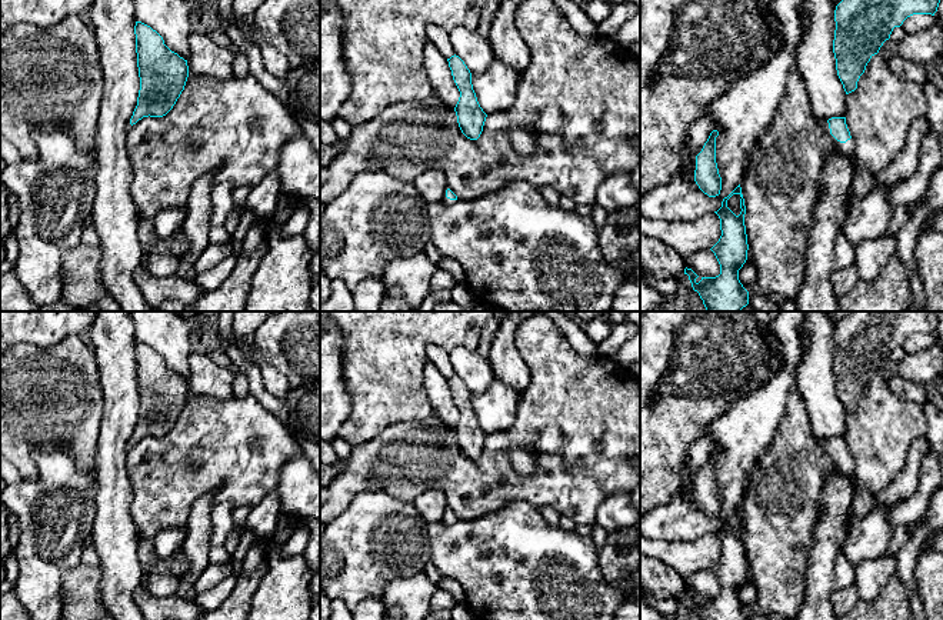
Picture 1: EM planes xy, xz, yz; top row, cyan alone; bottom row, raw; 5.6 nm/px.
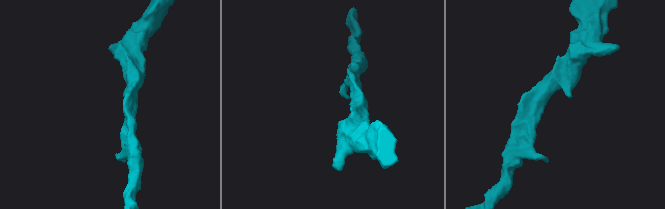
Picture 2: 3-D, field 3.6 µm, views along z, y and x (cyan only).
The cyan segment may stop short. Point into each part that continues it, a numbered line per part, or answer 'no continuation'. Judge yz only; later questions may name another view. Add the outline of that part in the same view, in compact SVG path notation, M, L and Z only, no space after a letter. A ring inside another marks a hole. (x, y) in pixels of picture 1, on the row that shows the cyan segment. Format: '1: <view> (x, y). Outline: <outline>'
1: yz (849, 147). Outline: M853 139L847 140L846 143L839 143L839 147L844 151L846 156L856 159L856 144Z

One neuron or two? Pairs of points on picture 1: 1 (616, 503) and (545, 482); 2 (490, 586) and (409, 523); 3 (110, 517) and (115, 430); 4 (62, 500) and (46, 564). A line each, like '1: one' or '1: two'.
1: two
2: two
3: one
4: one

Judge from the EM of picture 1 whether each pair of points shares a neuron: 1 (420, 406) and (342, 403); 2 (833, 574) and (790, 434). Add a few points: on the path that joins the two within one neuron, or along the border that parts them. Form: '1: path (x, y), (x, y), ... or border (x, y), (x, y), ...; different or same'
1: border (343, 370), (352, 410), (336, 433); different
2: border (822, 489), (822, 514), (809, 554); different

